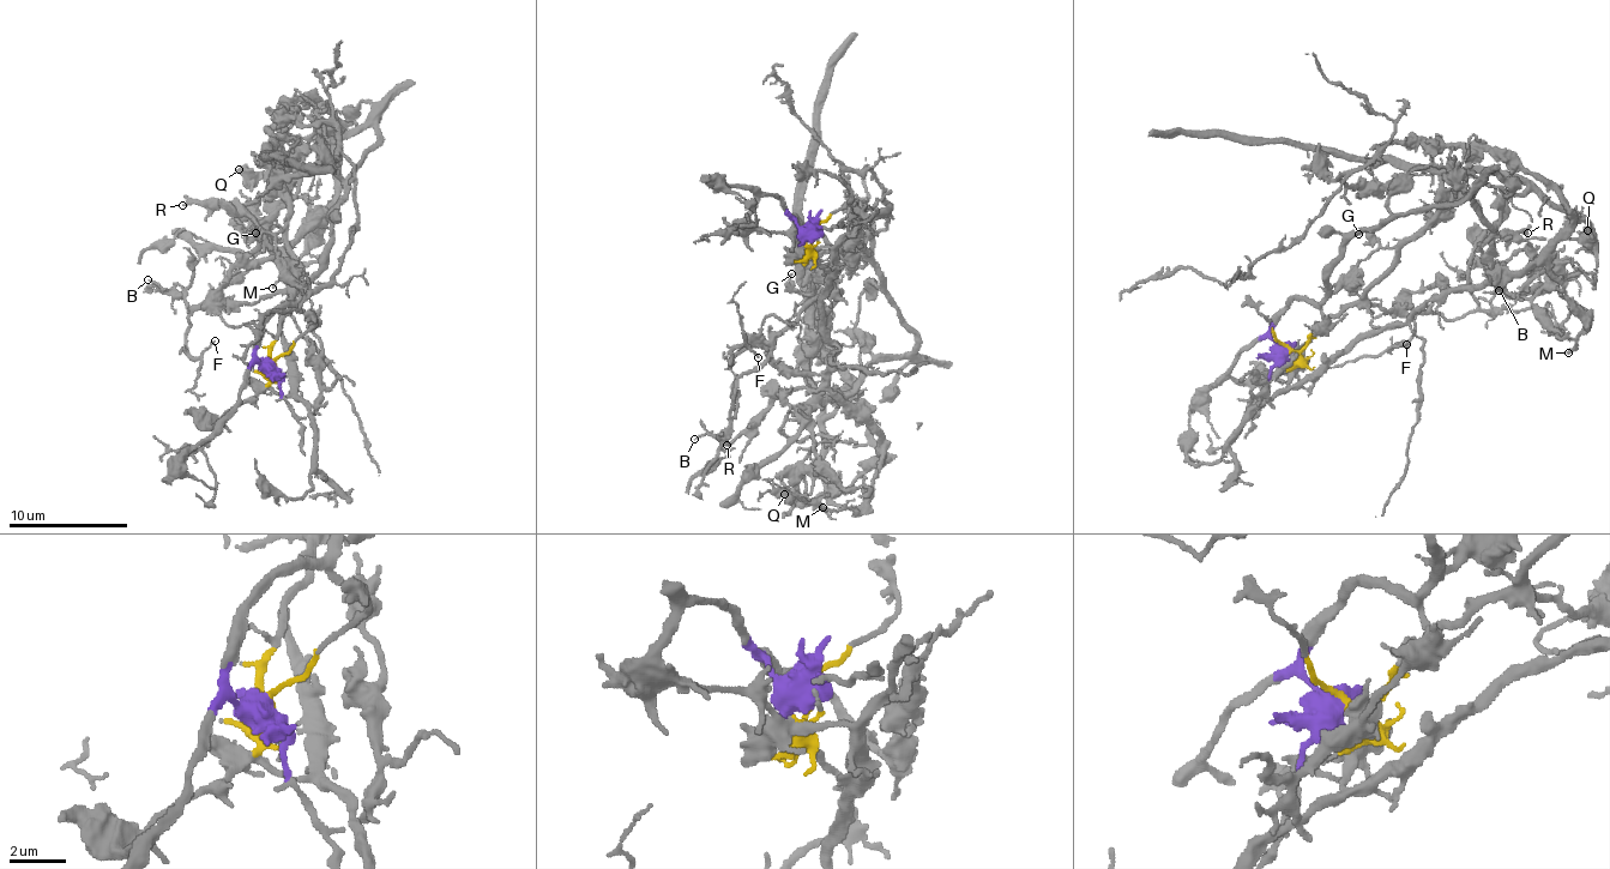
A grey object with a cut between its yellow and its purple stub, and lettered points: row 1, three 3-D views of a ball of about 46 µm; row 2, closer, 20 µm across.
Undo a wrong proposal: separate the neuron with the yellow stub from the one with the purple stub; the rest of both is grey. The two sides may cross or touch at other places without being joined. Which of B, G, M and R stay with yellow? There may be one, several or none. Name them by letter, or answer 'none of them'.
B, G

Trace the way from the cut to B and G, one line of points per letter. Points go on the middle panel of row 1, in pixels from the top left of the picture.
B: (812, 236), (808, 255), (826, 269), (828, 290), (813, 296), (772, 350), (742, 373), (728, 426), (695, 440)
G: (812, 236), (808, 255), (826, 269), (839, 300), (822, 309), (810, 295), (793, 288), (793, 273)

